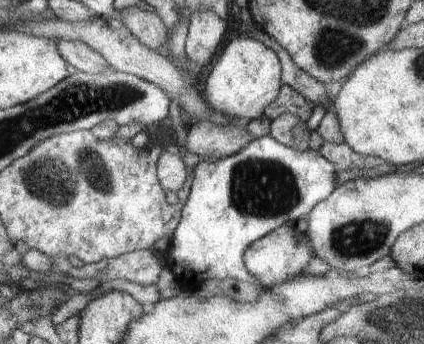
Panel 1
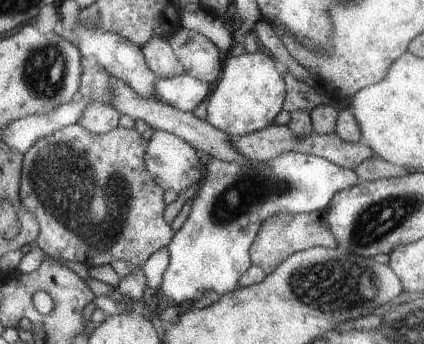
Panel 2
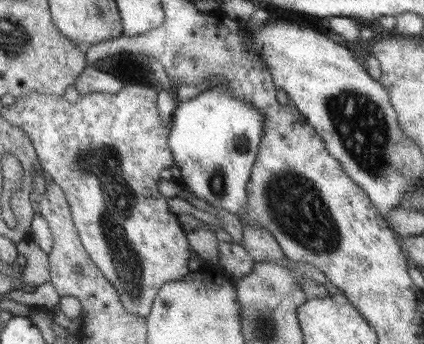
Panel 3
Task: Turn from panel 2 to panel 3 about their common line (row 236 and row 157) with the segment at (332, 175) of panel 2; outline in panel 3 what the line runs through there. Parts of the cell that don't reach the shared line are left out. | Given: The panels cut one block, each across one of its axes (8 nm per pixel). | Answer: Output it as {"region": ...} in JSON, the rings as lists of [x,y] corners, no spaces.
{"region":[[[215,86],[193,100],[177,102],[171,116],[171,136],[167,138],[167,144],[171,146],[171,156],[175,156],[175,168],[179,170],[177,178],[189,194],[205,200],[213,208],[243,218],[243,210],[247,208],[245,186],[251,178],[251,166],[261,138],[261,114],[251,104],[245,104],[245,100]]]}

